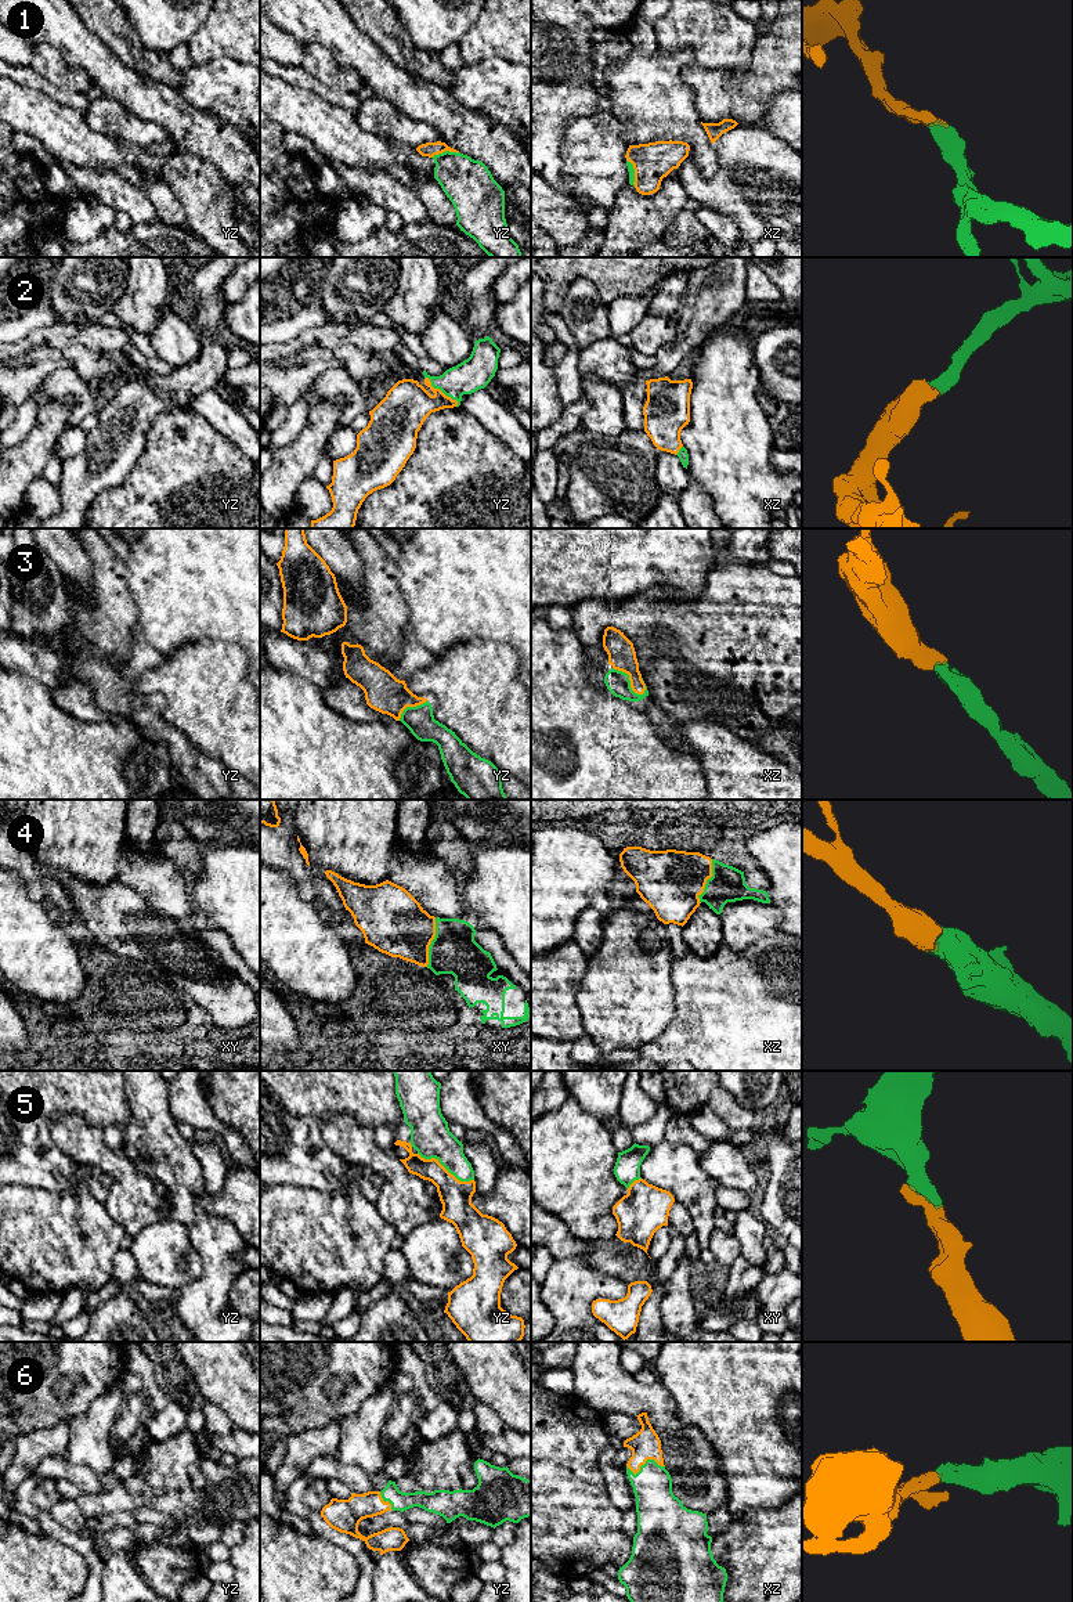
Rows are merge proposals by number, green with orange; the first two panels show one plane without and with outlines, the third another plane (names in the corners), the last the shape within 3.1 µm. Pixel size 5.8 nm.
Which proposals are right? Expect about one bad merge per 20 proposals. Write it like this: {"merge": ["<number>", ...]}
{"merge": ["1", "2", "3", "4", "5", "6"]}

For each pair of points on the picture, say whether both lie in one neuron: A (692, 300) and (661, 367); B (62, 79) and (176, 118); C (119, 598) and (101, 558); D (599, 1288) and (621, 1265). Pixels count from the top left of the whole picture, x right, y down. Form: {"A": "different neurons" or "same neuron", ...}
{"A": "same neuron", "B": "different neurons", "C": "same neuron", "D": "different neurons"}

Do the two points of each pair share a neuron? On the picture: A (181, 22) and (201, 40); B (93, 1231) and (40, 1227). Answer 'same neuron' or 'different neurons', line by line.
A: different neurons
B: same neuron

